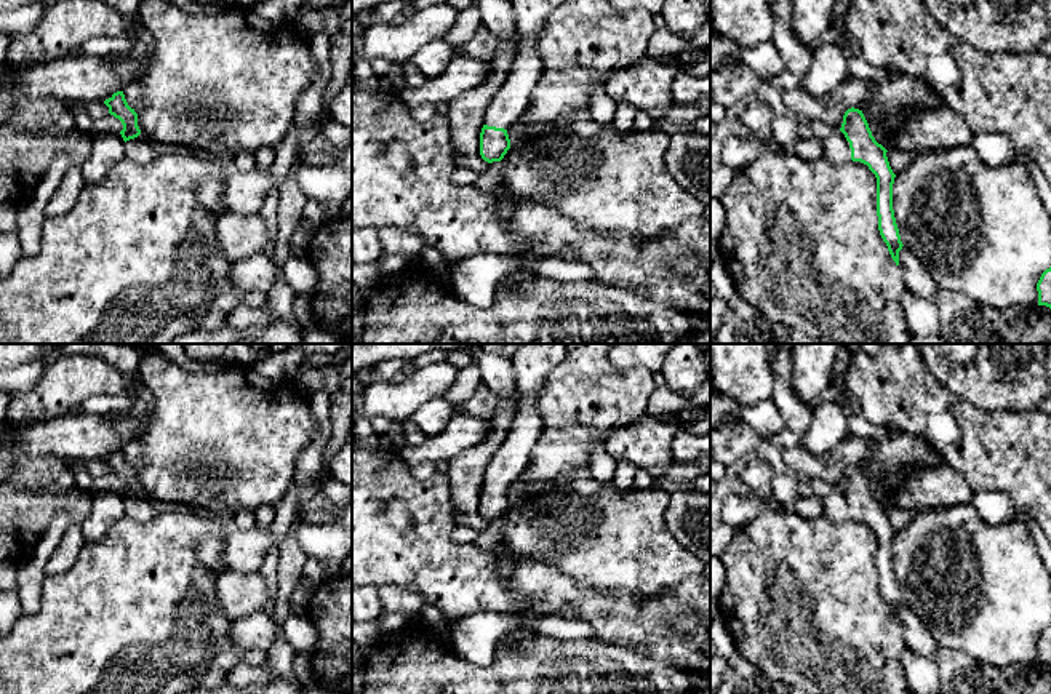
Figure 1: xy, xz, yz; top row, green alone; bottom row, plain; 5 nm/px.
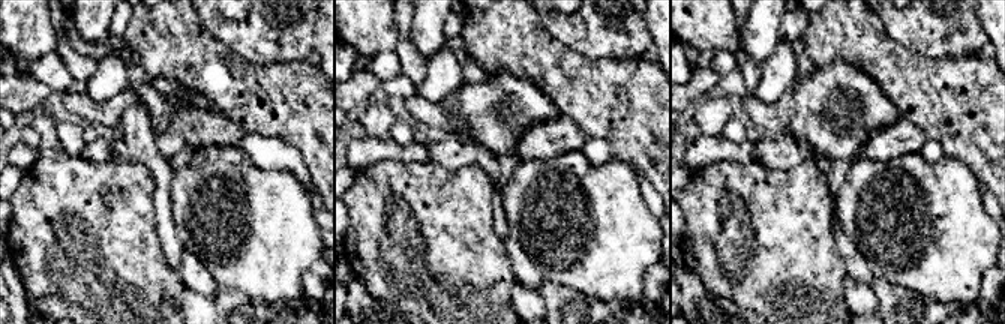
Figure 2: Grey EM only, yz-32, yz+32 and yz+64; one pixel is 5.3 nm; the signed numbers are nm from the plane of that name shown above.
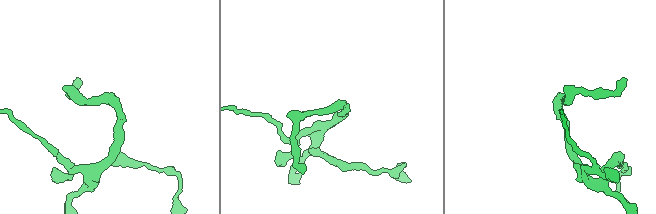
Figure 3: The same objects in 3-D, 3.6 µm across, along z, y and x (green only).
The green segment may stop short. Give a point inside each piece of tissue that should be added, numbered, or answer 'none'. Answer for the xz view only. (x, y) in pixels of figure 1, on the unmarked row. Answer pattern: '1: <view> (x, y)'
1: xz (531, 363)

